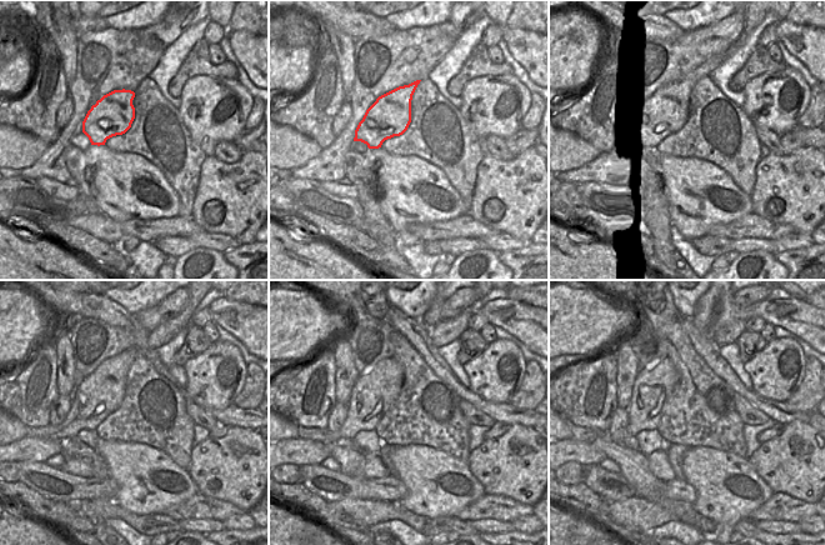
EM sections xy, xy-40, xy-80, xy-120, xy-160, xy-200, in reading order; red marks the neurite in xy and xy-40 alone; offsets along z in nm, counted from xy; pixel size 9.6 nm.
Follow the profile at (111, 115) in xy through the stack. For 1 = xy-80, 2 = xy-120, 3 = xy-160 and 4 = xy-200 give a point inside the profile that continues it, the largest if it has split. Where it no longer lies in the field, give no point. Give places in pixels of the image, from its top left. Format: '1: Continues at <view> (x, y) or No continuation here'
1: Continues at xy-80 (666, 113)
2: Continues at xy-120 (101, 393)
3: Continues at xy-160 (375, 391)
4: Continues at xy-200 (653, 386)

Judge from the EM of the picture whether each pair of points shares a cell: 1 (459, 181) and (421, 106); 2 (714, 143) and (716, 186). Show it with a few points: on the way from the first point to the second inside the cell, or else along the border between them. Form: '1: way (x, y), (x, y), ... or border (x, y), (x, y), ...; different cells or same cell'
1: way (459, 163), (455, 149), (438, 131), (436, 125); same cell
2: border (686, 158), (699, 158), (714, 163), (736, 185); different cells

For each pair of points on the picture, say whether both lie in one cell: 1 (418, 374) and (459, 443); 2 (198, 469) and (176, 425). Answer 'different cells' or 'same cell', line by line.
1: same cell
2: different cells

